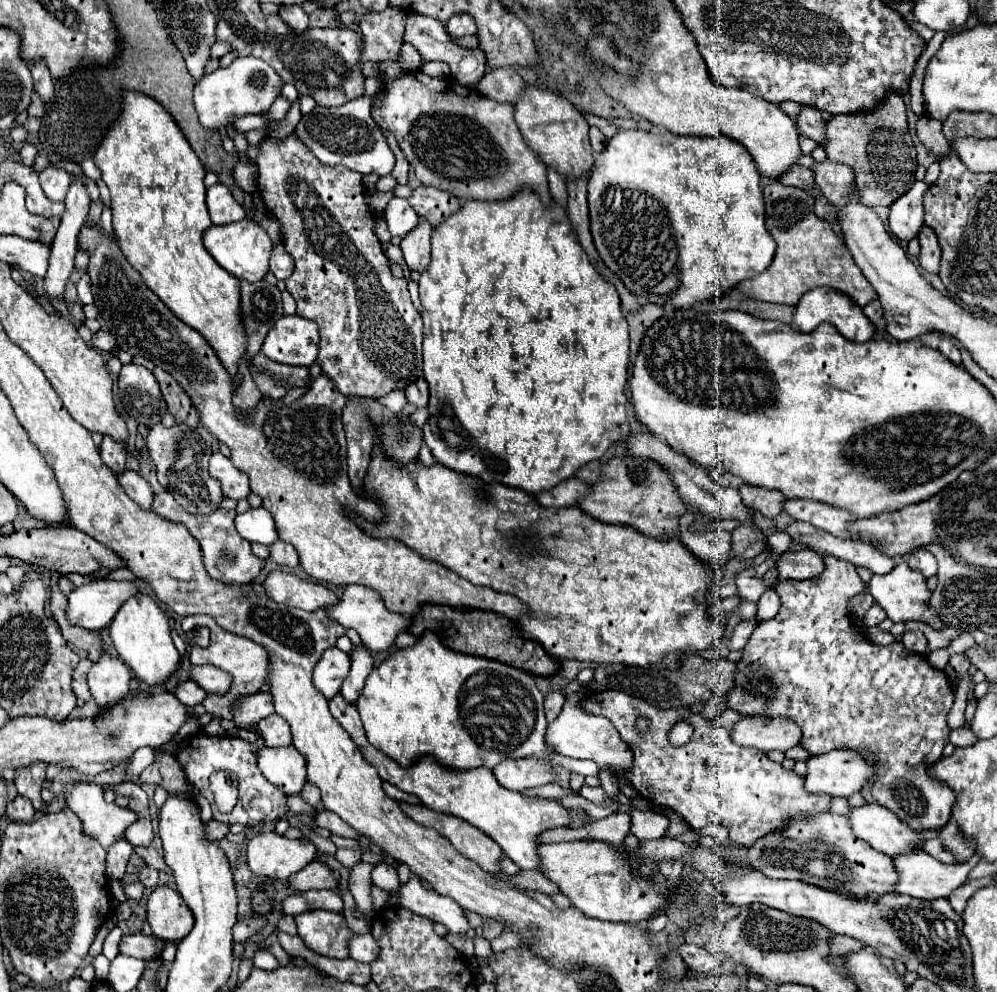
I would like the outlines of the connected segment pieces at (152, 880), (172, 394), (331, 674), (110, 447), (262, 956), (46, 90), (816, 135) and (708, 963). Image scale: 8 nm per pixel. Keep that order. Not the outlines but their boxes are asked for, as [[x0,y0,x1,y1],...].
[[139,866,159,888],[153,368,199,426],[313,646,349,700],[101,436,125,474],[253,947,279,970],[31,58,53,102],[797,106,825,144],[681,944,721,974]]

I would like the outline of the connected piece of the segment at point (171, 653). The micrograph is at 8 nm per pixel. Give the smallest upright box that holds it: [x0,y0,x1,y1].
[109,592,179,684]

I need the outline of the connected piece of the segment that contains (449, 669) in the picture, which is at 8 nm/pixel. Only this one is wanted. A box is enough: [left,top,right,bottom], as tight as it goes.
[357,630,547,770]

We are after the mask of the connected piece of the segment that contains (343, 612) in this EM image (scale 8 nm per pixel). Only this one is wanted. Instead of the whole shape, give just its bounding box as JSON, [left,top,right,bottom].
[325,584,409,652]

